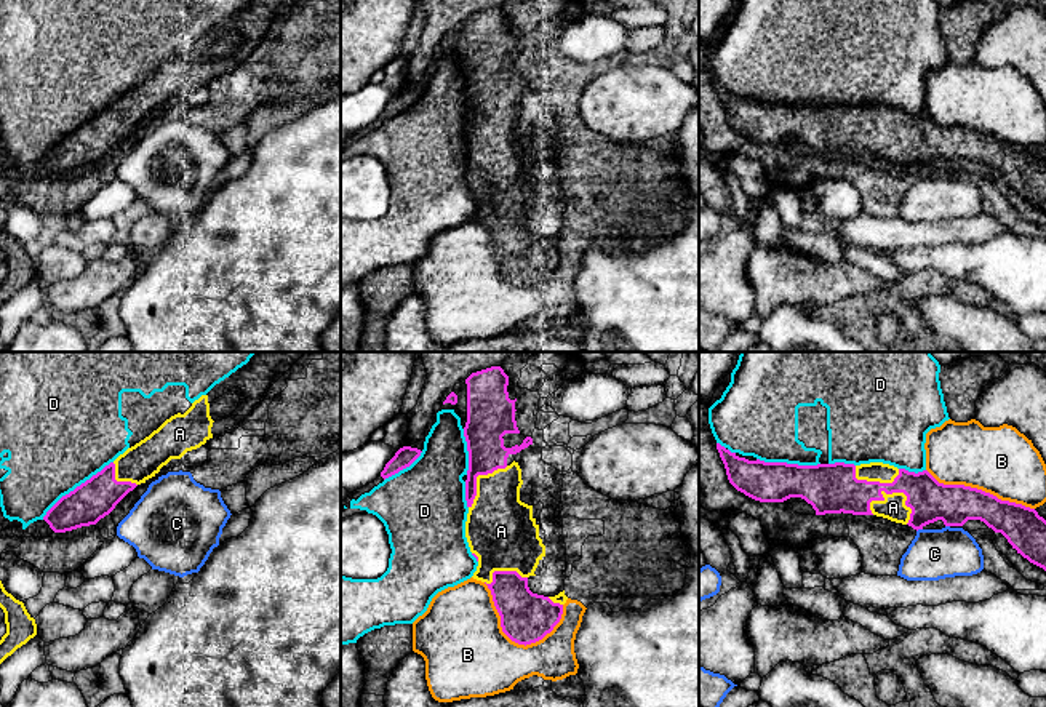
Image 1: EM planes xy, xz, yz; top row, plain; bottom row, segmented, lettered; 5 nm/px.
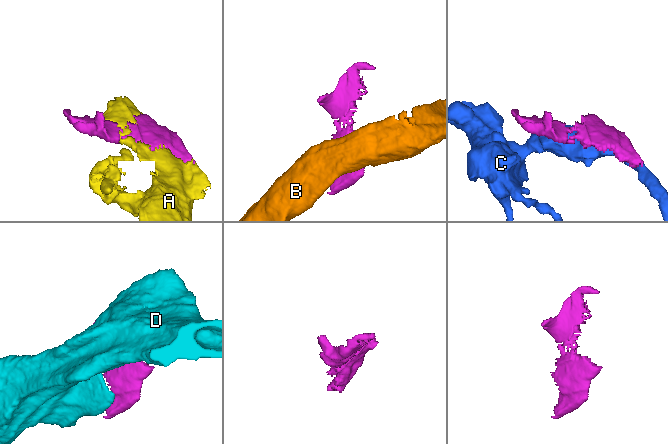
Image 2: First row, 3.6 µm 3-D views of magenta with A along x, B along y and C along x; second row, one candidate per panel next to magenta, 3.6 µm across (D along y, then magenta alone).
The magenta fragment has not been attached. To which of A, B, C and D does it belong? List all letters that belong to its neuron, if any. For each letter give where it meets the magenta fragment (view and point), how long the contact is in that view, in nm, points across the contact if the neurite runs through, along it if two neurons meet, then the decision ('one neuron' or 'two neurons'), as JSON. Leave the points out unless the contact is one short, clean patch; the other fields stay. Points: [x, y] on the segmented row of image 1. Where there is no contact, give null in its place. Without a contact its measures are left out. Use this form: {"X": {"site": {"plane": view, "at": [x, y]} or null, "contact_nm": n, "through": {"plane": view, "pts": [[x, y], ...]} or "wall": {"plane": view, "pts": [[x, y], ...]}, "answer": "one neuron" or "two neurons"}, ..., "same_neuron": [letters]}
{"A": {"site": {"plane": "yz", "at": [899, 491]}, "contact_nm": 240, "answer": "one neuron"}, "B": {"site": {"plane": "xz", "at": [509, 637]}, "contact_nm": 440, "answer": "two neurons"}, "C": {"site": {"plane": "yz", "at": [918, 528]}, "contact_nm": 40, "answer": "two neurons"}, "D": {"site": {"plane": "xy", "at": [77, 487]}, "contact_nm": 460, "answer": "two neurons"}, "same_neuron": ["A"]}

